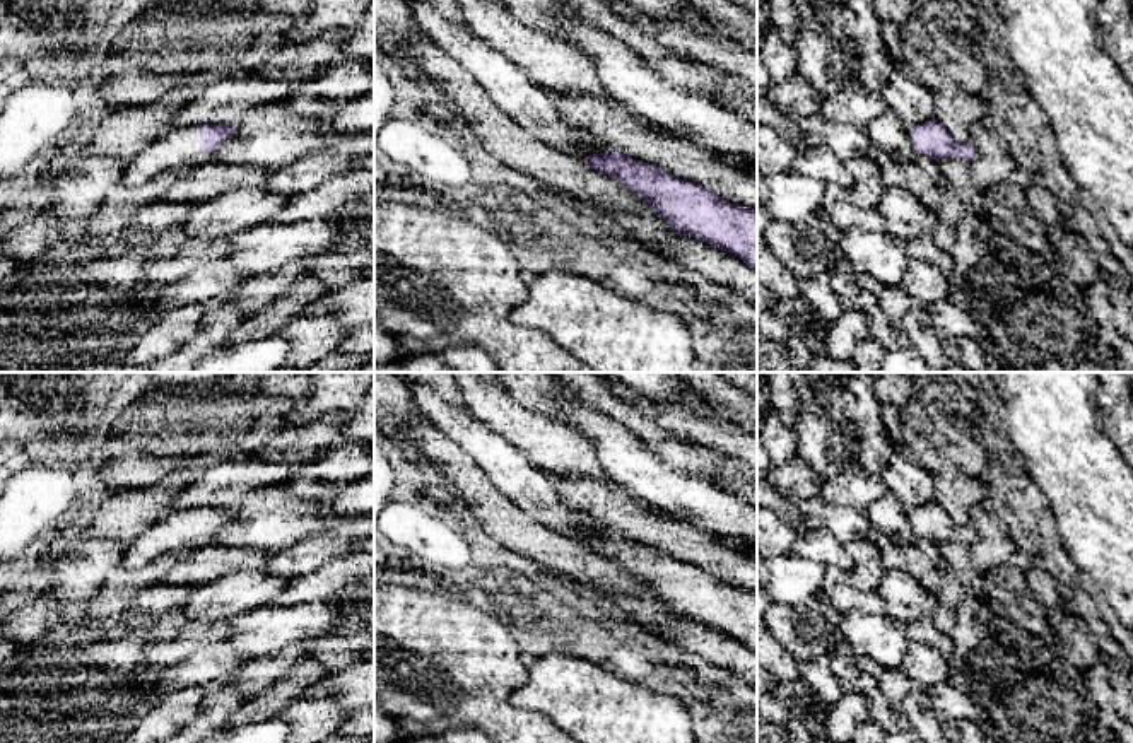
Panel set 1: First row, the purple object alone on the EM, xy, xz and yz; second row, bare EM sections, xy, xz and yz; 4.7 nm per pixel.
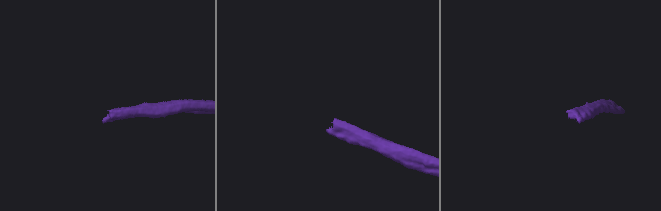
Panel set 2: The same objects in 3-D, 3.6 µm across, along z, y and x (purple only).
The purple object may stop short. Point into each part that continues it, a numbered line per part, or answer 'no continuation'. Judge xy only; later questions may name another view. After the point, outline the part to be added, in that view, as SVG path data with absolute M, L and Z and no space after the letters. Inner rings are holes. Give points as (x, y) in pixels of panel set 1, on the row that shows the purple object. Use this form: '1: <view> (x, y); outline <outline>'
1: xy (178, 151); outline M198 125L178 126L128 159L120 184L144 184L164 173L181 176L191 167L210 162L214 155L215 152L205 154L202 150Z

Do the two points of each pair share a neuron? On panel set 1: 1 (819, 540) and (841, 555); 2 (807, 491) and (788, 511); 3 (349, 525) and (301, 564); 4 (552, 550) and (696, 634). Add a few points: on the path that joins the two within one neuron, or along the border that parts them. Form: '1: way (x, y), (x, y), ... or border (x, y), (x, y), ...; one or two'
1: way (824, 545), (836, 555); one
2: border (774, 485), (792, 499); two
3: way (337, 537), (328, 545), (313, 552); one
4: border (639, 598), (657, 602), (670, 612); two

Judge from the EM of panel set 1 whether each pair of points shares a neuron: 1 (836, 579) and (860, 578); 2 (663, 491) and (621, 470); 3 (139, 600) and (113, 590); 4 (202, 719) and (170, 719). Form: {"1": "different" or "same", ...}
{"1": "different", "2": "same", "3": "same", "4": "different"}

